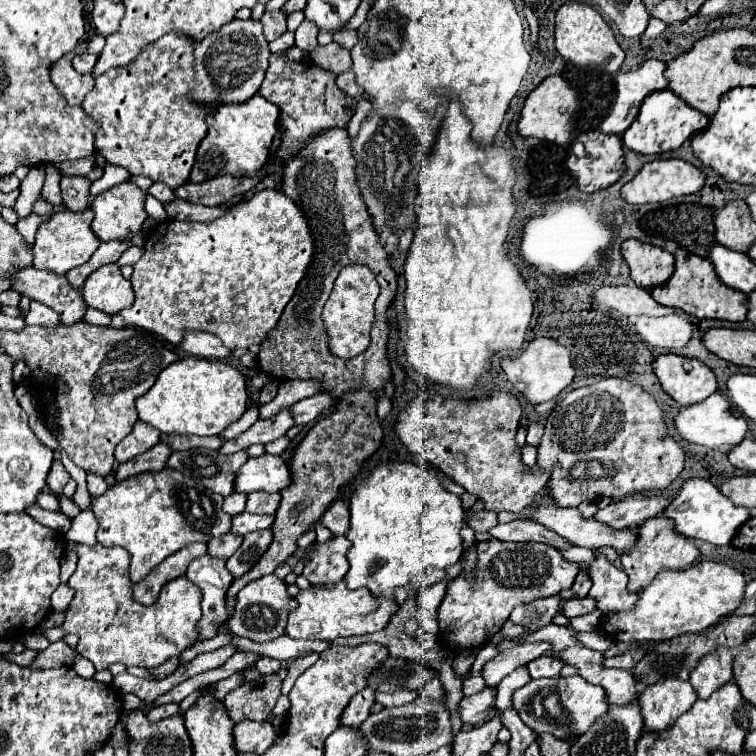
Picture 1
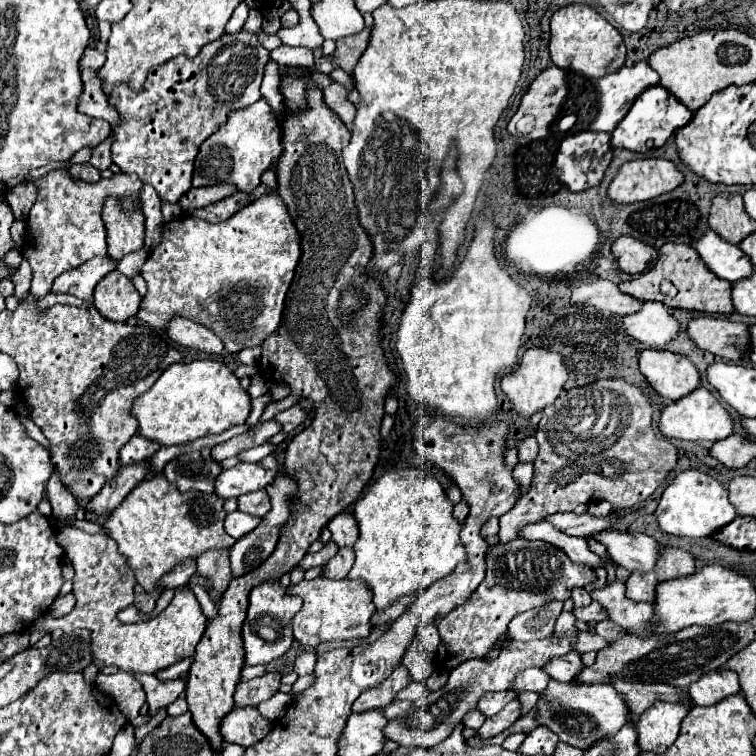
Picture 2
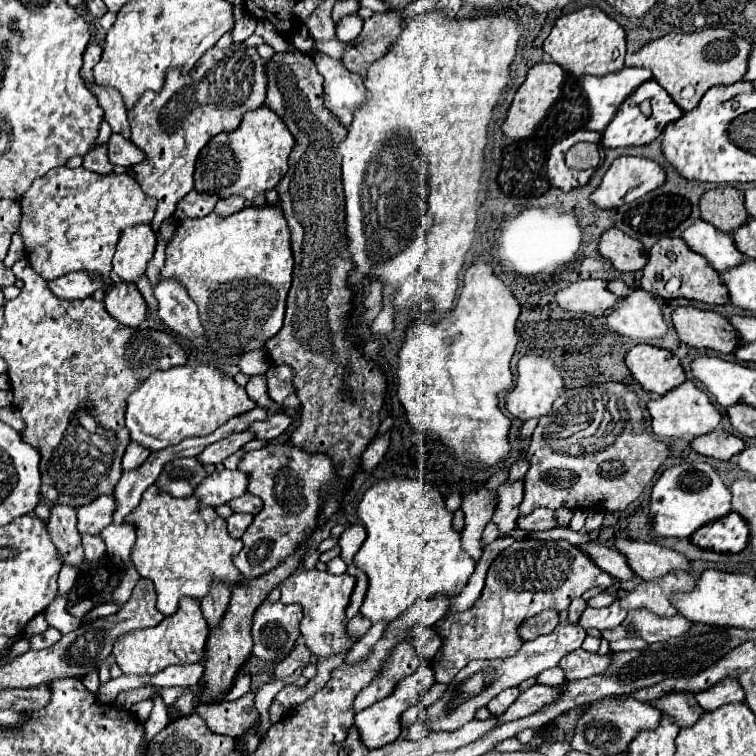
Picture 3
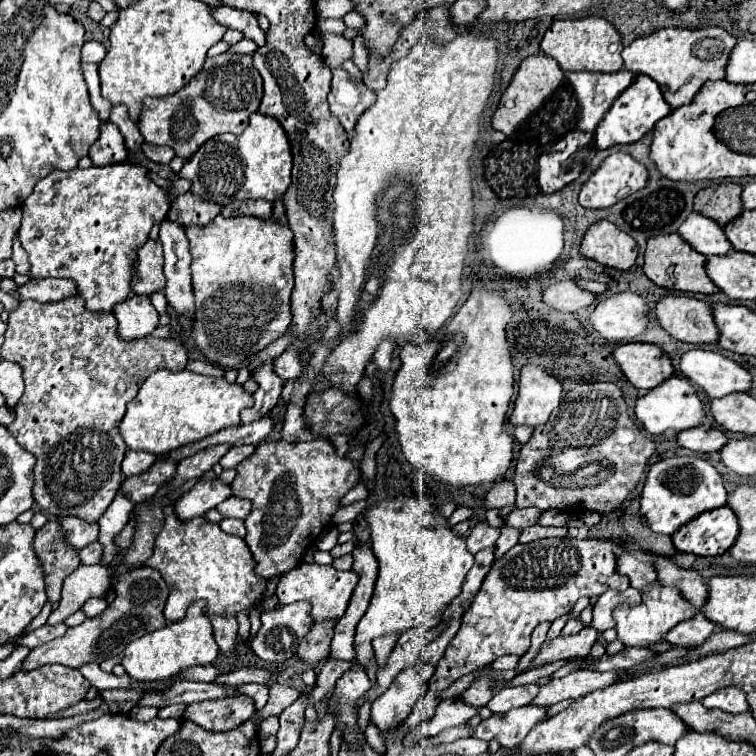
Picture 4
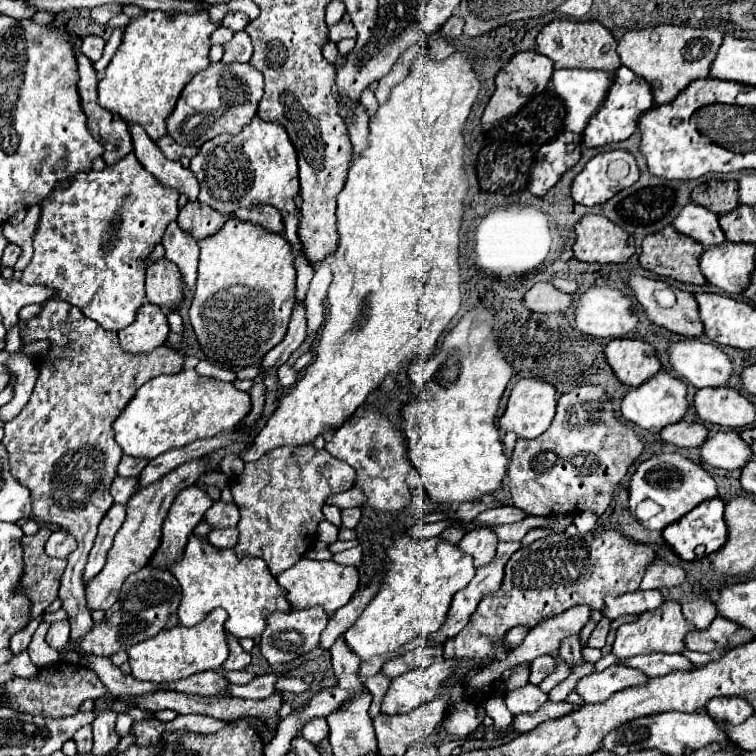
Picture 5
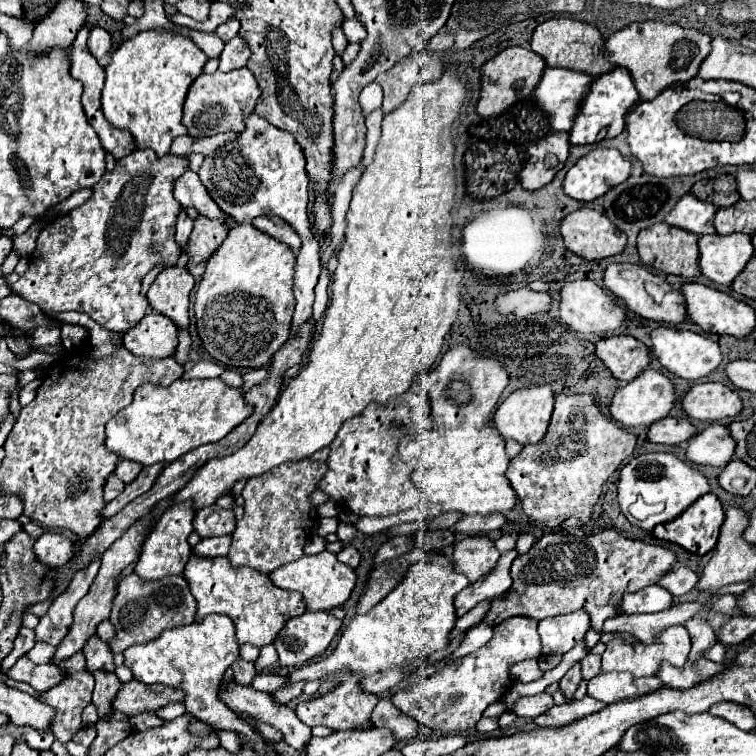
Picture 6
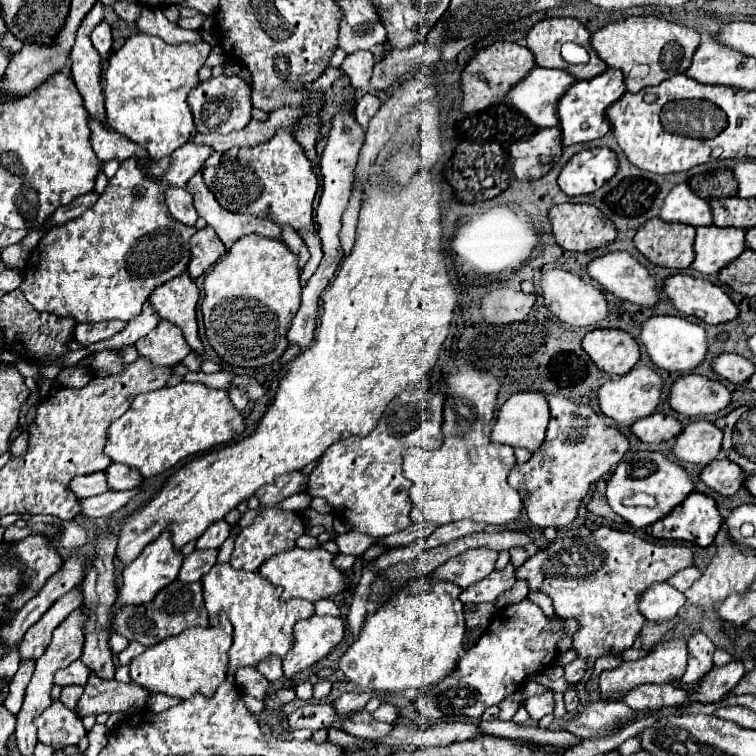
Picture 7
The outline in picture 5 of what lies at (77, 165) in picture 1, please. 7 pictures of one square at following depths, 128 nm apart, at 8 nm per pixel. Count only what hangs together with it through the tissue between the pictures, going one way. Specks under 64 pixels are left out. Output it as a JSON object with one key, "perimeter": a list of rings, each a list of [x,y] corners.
{"perimeter":[[[162,136],[162,138],[156,140],[154,144],[162,150],[162,154],[164,154],[168,160],[180,160],[182,156],[192,158],[192,156],[196,154],[196,148],[194,148],[194,146],[180,146],[180,144],[176,144],[174,140],[170,140],[170,136]]]}

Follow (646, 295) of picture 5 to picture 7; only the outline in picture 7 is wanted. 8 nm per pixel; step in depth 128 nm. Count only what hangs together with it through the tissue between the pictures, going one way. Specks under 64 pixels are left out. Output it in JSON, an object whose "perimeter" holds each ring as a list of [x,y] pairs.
{"perimeter":[[[610,252],[606,256],[596,258],[588,266],[588,274],[620,300],[628,300],[640,308],[654,308],[660,300],[660,290],[654,276],[628,252]]]}

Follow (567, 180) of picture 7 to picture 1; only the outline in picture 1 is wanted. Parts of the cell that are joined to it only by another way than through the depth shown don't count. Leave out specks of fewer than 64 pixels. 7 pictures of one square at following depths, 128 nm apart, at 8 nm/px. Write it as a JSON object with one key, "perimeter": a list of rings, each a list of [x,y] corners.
{"perimeter":[[[670,158],[670,160],[654,160],[644,164],[644,168],[634,176],[634,180],[630,180],[624,188],[622,188],[622,198],[630,204],[648,204],[648,202],[666,202],[670,198],[678,198],[678,196],[688,196],[688,194],[696,194],[704,188],[706,182],[706,174],[680,160],[680,158]]]}

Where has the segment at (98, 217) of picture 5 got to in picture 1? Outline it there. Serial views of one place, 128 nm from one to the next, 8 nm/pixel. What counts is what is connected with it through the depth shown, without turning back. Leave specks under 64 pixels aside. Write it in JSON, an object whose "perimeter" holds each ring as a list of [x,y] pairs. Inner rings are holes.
{"perimeter":[[[36,200],[32,206],[32,212],[46,216],[46,220],[40,224],[40,228],[36,232],[36,242],[34,242],[34,266],[36,268],[52,270],[56,274],[66,274],[68,270],[90,260],[90,256],[94,254],[94,250],[100,244],[100,240],[96,238],[96,234],[90,228],[90,222],[94,218],[90,208],[84,212],[78,212],[78,214],[58,212],[46,200]],[[31,300],[29,313],[24,318],[27,325],[40,325],[56,328],[60,322],[59,315],[50,307]]]}

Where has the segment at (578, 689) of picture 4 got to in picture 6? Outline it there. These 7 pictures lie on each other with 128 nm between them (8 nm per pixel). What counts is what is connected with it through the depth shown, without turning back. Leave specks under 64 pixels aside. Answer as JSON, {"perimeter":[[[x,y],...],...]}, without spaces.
{"perimeter":[[[602,672],[596,678],[588,680],[588,696],[604,704],[620,702],[626,698],[636,698],[650,694],[664,684],[656,676],[632,678],[630,672]]]}

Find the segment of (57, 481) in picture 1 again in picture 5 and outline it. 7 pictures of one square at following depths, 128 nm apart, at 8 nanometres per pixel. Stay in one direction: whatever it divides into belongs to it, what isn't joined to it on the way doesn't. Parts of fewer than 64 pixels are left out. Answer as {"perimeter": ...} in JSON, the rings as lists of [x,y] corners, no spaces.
{"perimeter":[[[42,526],[36,534],[22,538],[24,548],[24,576],[22,588],[32,600],[32,618],[40,616],[56,598],[60,588],[60,578],[66,570],[66,560],[50,558],[44,552],[46,540],[52,534],[48,526]]]}

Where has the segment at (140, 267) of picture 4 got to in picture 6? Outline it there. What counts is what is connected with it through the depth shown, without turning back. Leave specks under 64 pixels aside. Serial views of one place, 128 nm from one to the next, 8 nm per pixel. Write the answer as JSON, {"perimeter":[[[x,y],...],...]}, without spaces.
{"perimeter":[[[184,266],[164,268],[156,280],[150,284],[148,300],[150,308],[168,316],[178,328],[188,330],[188,304],[190,292],[194,288],[194,278]]]}

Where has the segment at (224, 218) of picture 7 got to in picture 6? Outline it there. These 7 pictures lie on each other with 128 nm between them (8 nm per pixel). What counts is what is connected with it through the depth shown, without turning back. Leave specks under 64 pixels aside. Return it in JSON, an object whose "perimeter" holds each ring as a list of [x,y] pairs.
{"perimeter":[[[186,170],[184,176],[180,176],[180,180],[176,180],[174,184],[174,196],[176,200],[188,208],[196,208],[198,214],[202,216],[212,216],[212,218],[226,218],[226,222],[232,222],[224,212],[220,212],[220,208],[212,202],[212,198],[208,196],[204,184],[200,182],[200,176],[192,170]]]}

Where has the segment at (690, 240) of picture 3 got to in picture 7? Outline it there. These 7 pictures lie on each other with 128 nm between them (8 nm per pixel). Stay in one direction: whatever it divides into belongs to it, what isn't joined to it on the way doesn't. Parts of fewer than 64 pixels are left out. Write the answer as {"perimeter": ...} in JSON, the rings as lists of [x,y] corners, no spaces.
{"perimeter":[[[686,184],[674,186],[668,194],[660,218],[664,222],[682,222],[690,226],[710,226],[712,224],[712,210],[708,200],[696,196]]]}

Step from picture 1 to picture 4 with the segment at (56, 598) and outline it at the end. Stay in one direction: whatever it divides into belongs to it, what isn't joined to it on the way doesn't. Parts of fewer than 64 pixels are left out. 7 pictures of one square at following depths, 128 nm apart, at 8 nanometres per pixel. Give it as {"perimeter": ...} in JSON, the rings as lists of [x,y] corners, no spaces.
{"perimeter":[[[90,598],[90,600],[82,606],[82,612],[84,612],[88,618],[94,618],[94,616],[98,616],[106,606],[108,606],[108,604],[106,604],[104,598]]]}

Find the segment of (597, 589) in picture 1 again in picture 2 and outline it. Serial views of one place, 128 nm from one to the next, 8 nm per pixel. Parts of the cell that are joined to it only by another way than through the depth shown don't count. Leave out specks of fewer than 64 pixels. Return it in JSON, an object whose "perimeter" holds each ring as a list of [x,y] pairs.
{"perimeter":[[[614,580],[610,584],[606,584],[600,590],[594,590],[590,596],[592,600],[600,602],[604,606],[604,610],[608,612],[608,618],[612,622],[616,622],[618,626],[622,626],[628,634],[634,636],[648,636],[650,620],[652,620],[652,604],[648,602],[632,602],[624,596],[624,582],[622,580]]]}

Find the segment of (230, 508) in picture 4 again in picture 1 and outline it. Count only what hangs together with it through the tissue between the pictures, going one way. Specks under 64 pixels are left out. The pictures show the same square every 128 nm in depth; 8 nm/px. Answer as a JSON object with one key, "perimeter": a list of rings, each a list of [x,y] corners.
{"perimeter":[[[252,492],[252,494],[248,494],[246,510],[252,514],[276,514],[278,504],[280,504],[280,494]]]}

